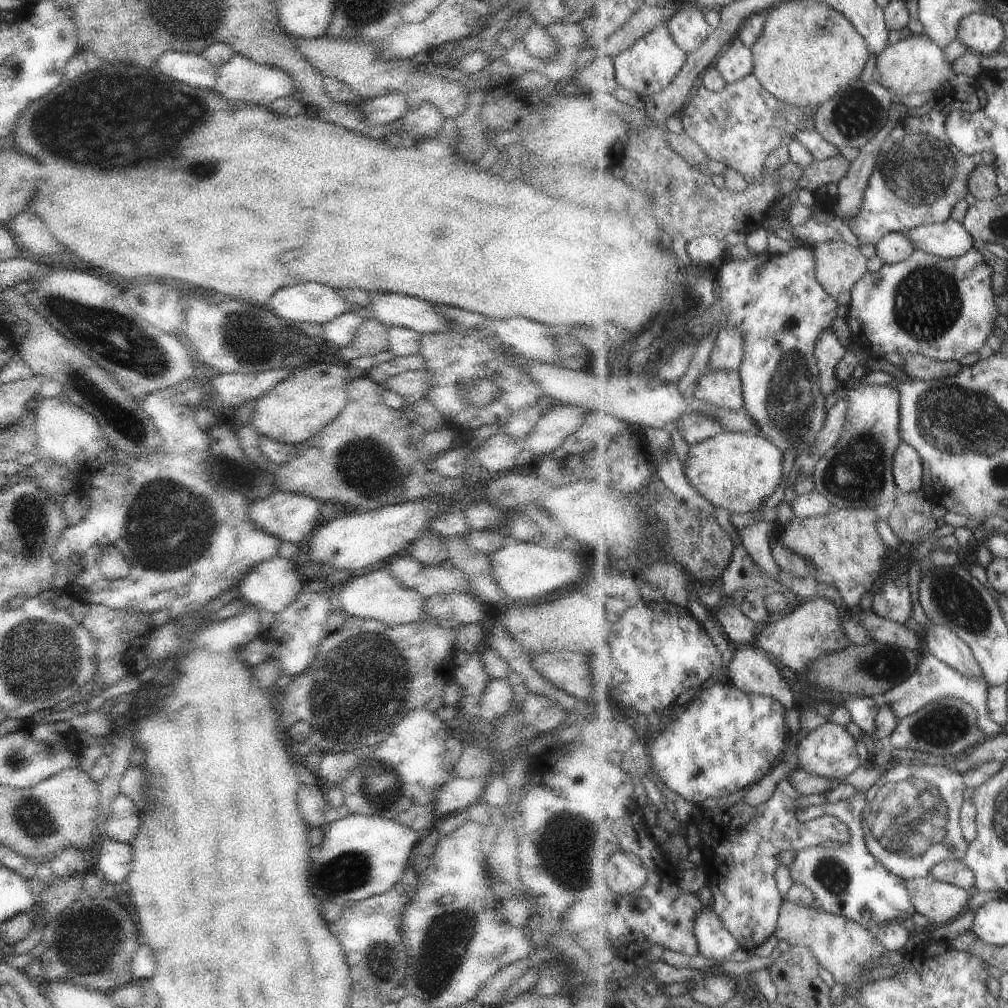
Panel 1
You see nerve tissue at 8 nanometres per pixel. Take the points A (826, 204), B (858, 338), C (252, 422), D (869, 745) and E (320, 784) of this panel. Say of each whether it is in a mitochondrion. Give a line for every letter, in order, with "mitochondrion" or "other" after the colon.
A: other
B: other
C: other
D: other
E: other

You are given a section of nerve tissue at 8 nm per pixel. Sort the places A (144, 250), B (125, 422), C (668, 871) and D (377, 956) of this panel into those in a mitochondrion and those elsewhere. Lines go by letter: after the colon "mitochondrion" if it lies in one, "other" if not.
A: other
B: mitochondrion
C: other
D: mitochondrion

